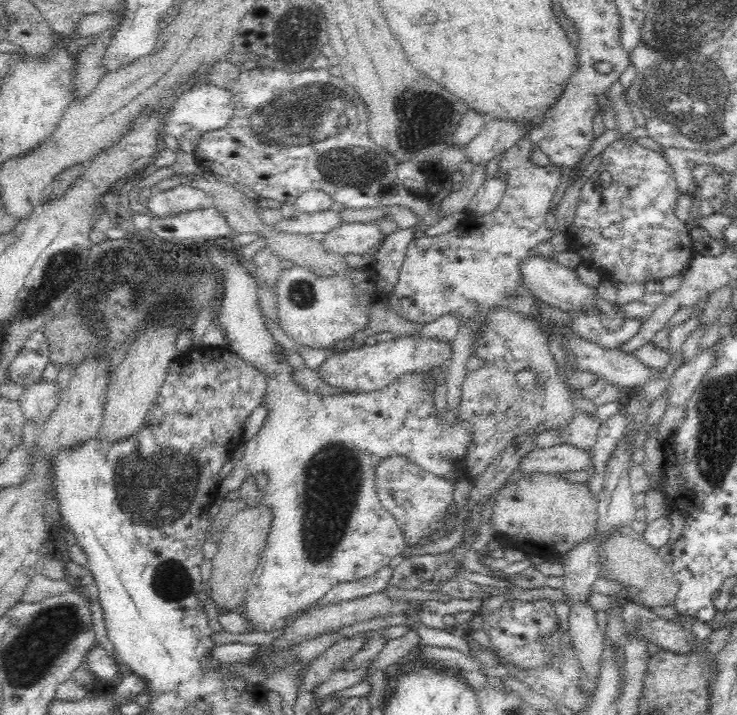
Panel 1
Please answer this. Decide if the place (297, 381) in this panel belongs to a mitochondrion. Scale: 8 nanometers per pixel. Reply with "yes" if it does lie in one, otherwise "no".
no

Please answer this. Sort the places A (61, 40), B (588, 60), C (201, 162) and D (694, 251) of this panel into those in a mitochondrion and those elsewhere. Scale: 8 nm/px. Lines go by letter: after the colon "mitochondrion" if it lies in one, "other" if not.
A: other
B: other
C: other
D: other

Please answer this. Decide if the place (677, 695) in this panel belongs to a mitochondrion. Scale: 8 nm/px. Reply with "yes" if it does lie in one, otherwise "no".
yes

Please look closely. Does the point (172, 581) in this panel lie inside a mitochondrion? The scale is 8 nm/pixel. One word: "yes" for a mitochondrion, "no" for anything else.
yes

